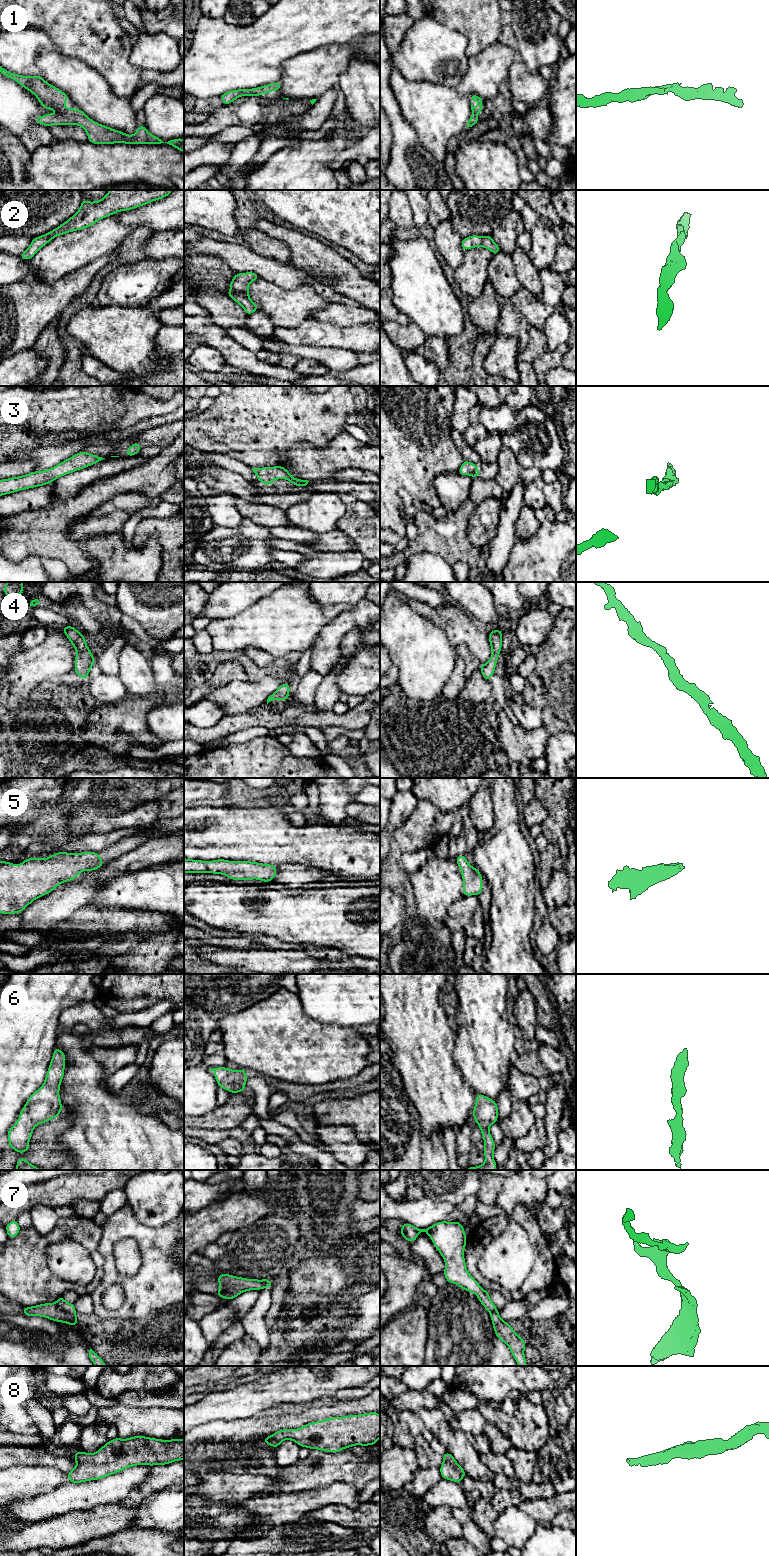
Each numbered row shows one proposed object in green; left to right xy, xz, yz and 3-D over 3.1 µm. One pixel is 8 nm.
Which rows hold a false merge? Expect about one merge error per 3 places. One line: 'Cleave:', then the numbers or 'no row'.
Cleave: 7

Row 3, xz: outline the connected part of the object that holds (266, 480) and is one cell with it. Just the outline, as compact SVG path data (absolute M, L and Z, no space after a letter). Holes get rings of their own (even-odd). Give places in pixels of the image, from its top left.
M283 466L252 468L252 470L256 474L259 482L266 484L266 487L270 487L271 481L277 479L287 479L291 484L297 487L306 486L309 482L308 480L293 478L290 472Z

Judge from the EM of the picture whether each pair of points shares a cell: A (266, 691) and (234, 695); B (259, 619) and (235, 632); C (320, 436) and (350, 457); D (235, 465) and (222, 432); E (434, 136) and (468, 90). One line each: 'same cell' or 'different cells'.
A: same cell
B: same cell
C: different cells
D: different cells
E: different cells

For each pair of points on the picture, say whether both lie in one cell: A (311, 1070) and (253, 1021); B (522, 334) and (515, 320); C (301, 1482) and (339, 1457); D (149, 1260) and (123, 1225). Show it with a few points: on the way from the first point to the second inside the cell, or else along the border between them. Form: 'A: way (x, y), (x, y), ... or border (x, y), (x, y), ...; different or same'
A: way (297, 1063), (267, 1035); same
B: way (520, 331), (515, 323); same
C: way (310, 1474), (330, 1463); same
D: way (149, 1250), (149, 1246), (133, 1230); same

